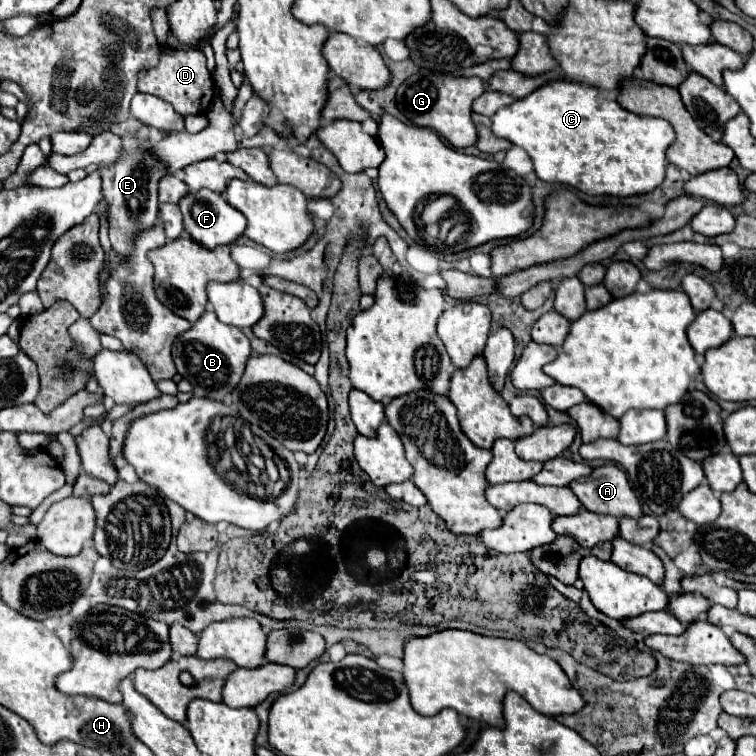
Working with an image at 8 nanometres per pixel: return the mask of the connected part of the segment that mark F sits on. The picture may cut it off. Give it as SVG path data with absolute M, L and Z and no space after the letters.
M202 188L198 192L188 192L180 200L178 206L180 206L182 218L184 218L184 234L206 248L216 248L220 244L232 244L246 228L246 218L242 216L242 212L238 212L234 206L230 206L220 192L210 192L206 188Z

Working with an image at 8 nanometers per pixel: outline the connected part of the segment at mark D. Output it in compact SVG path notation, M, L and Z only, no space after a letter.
M160 46L160 60L154 68L146 68L138 74L138 92L154 94L172 104L172 108L182 114L204 114L214 100L214 80L206 68L206 58L200 50L174 50Z

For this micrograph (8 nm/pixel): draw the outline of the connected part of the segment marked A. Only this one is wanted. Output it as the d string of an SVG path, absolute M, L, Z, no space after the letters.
M604 464L592 470L590 476L570 484L584 508L596 514L612 516L642 516L642 506L632 492L626 474L616 464Z

